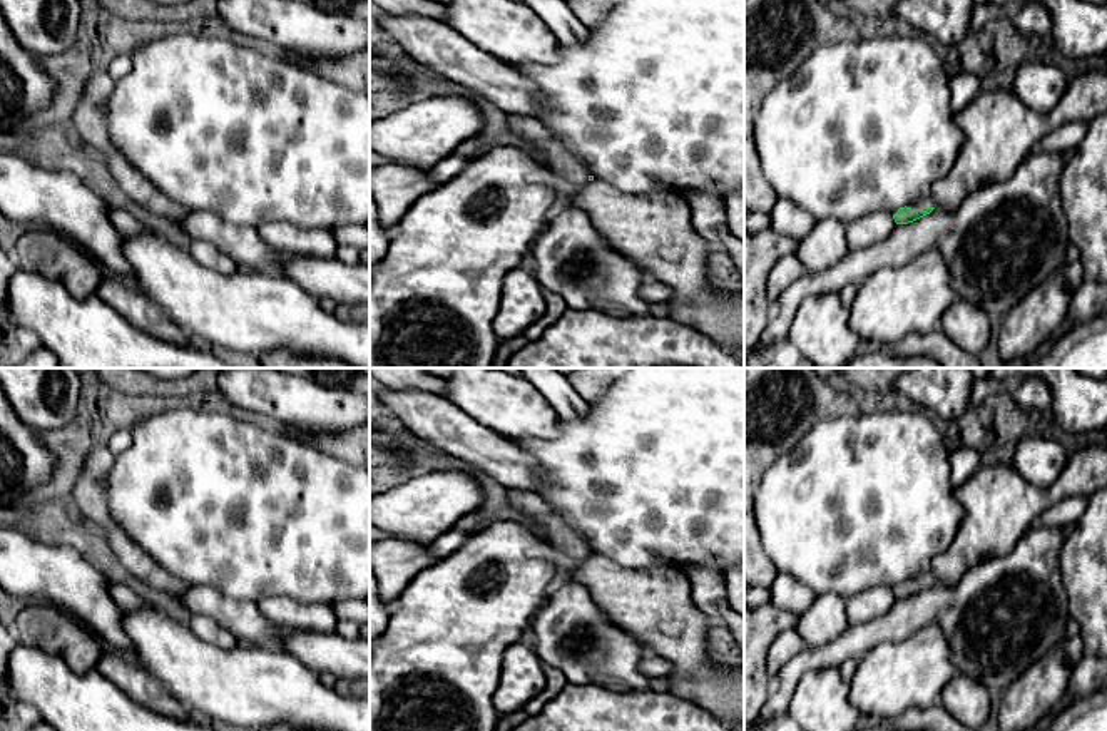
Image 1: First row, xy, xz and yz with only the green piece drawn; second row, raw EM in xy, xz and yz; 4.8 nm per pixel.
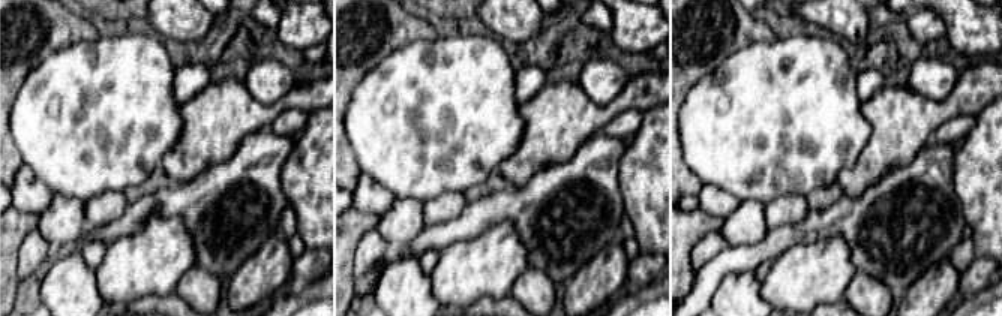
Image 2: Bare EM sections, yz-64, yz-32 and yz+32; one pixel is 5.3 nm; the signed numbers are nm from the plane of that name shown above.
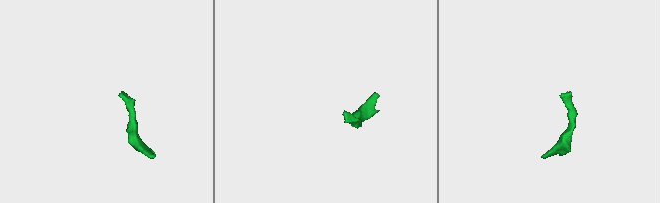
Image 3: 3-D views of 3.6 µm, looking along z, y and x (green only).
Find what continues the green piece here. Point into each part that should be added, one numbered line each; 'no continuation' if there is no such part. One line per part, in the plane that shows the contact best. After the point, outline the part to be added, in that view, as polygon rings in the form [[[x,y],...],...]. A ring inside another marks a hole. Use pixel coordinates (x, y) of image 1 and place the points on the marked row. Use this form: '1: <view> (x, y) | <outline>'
1: yz (925, 201) | [[[925,194],[920,199],[916,199],[915,202],[908,204],[906,207],[926,211],[928,207],[935,207],[935,206],[936,204],[931,194]]]

